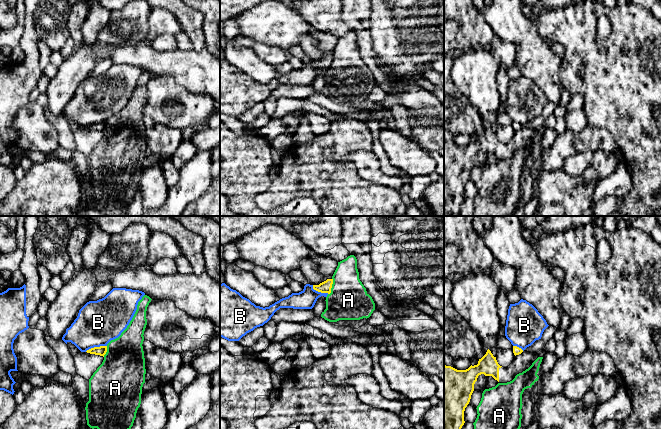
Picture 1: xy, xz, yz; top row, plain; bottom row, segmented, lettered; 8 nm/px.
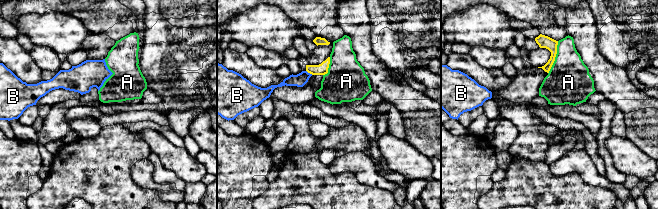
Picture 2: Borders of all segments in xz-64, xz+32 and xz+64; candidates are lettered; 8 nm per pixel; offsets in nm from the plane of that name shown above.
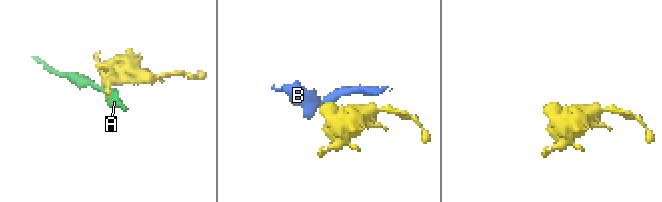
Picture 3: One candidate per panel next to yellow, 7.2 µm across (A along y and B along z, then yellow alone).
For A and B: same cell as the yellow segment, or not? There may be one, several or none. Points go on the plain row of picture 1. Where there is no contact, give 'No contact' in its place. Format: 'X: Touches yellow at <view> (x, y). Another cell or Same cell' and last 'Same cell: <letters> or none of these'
A: Touches yellow at xz (331, 62). Another cell
B: Touches yellow at xy (95, 123). Another cell
Same cell: none of these

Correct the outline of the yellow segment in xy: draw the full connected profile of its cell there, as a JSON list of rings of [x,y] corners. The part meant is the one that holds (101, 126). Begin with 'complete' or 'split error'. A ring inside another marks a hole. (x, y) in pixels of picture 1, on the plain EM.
split error | [[[107,122],[94,123],[86,128],[80,128],[74,132],[76,149],[88,156],[102,140]]]

